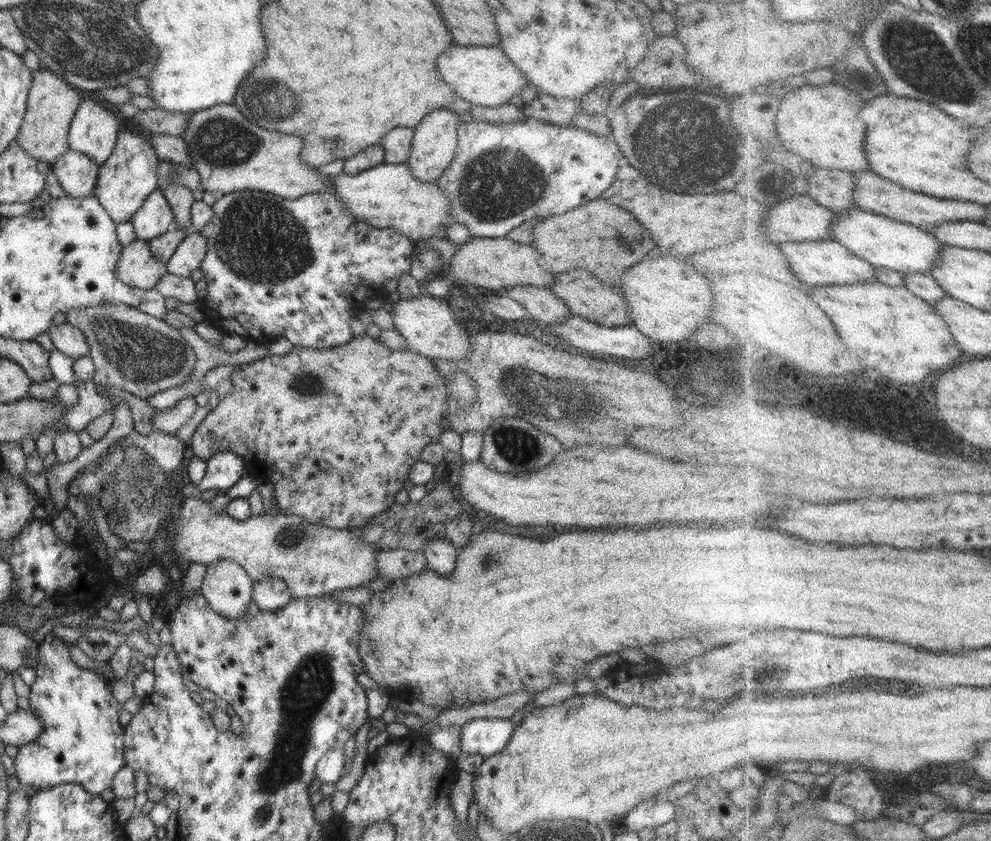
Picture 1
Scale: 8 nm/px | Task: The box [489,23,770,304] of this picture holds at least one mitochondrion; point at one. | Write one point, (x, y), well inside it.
(664, 149)

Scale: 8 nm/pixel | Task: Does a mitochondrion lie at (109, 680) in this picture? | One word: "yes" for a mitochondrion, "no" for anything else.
no

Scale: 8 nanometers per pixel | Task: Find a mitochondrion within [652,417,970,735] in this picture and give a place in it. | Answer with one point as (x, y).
(768, 674)

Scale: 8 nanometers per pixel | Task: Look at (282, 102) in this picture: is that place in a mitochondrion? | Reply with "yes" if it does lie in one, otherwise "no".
yes

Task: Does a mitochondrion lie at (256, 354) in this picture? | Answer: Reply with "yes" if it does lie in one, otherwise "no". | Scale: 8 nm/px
no

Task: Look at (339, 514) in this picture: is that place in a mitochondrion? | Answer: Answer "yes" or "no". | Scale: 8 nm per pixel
no

